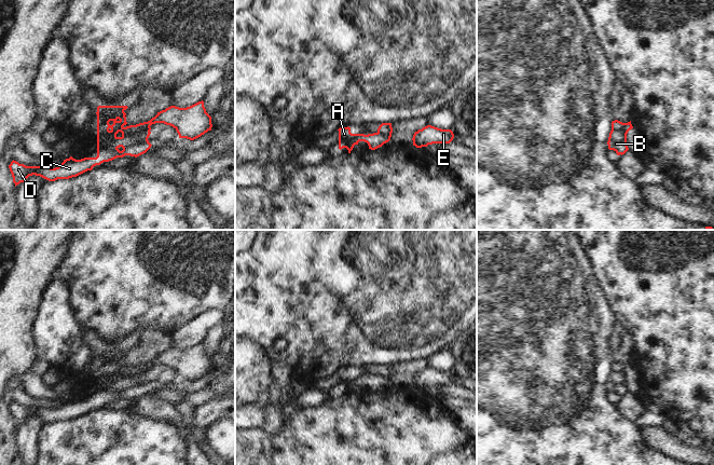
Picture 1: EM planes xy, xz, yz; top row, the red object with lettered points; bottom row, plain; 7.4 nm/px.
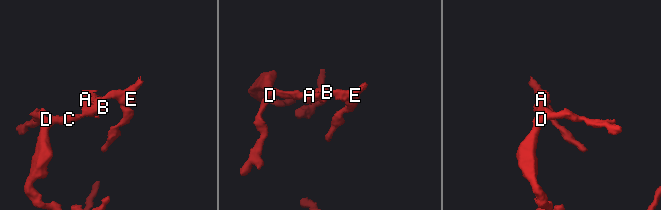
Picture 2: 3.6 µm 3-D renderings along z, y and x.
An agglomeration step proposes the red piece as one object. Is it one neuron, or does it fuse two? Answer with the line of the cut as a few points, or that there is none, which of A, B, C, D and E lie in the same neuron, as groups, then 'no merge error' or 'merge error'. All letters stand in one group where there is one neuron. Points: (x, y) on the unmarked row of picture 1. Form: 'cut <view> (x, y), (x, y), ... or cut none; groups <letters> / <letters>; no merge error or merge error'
cut yz (625, 365), (620, 370), (612, 370); groups A B C D / E; merge error

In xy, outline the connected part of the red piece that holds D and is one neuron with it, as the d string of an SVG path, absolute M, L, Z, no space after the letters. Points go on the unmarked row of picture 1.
M98 347L97 348L97 398L96 399L84 399L75 401L72 398L64 401L64 404L55 410L46 408L26 408L19 406L16 402L12 402L9 407L10 413L13 419L15 428L20 424L26 423L29 418L40 418L49 423L55 423L57 421L69 421L77 419L87 412L92 412L94 408L100 407L104 404L112 402L116 399L123 399L125 397L139 398L146 395L150 389L151 385L148 380L151 375L151 369L142 369L139 366L127 368L126 355L124 354L127 347Z

